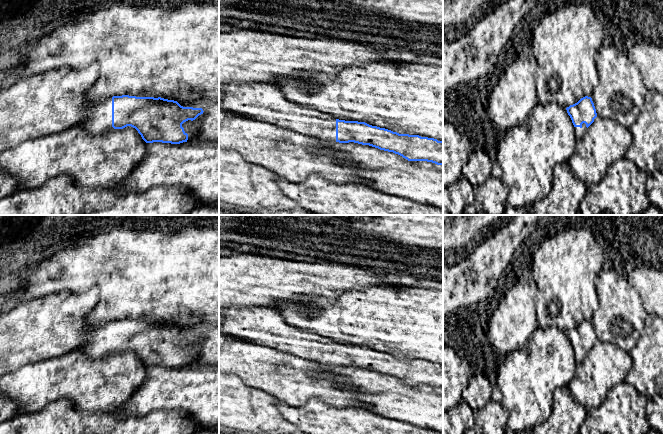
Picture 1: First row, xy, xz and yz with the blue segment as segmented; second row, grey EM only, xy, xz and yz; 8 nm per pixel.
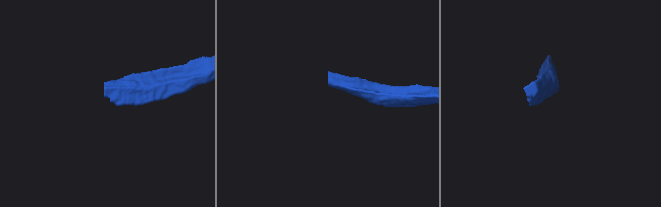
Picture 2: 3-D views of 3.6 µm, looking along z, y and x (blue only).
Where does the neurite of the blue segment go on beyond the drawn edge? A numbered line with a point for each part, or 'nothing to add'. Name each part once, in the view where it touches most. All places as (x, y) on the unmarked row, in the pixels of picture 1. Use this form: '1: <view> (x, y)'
1: xy (97, 342)

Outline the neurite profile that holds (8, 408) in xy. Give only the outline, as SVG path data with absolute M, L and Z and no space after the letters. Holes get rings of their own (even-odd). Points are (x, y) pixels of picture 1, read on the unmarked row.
M0 396L0 423L16 416L17 405L10 399Z

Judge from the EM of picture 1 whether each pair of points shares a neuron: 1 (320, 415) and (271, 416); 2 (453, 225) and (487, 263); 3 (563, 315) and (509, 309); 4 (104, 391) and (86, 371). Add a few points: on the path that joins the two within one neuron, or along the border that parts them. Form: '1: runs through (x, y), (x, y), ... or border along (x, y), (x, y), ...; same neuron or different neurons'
1: border along (275, 399), (279, 412), (292, 423); different neurons
2: border along (485, 226), (465, 245), (453, 249); different neurons
3: border along (536, 313), (539, 326); different neurons
4: runs through (101, 386), (91, 376); same neuron

